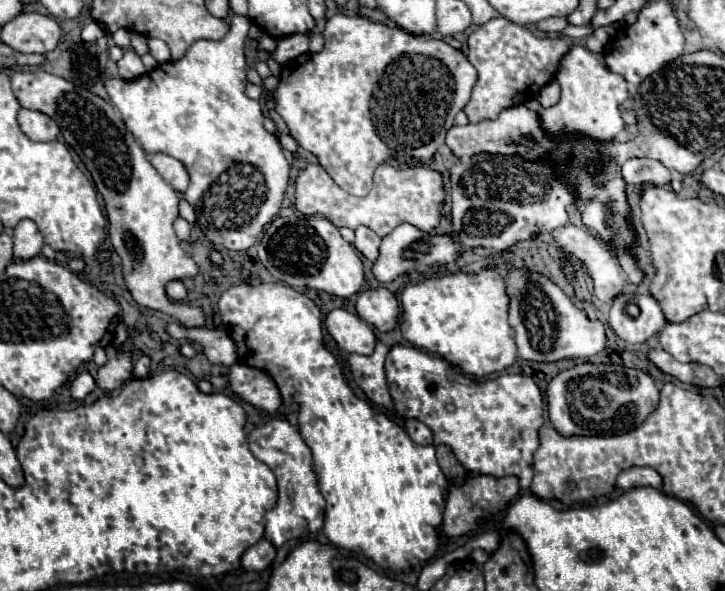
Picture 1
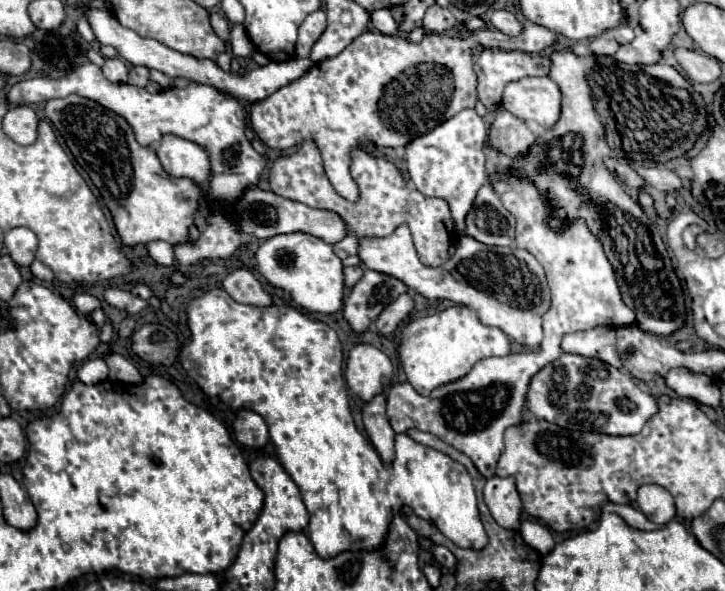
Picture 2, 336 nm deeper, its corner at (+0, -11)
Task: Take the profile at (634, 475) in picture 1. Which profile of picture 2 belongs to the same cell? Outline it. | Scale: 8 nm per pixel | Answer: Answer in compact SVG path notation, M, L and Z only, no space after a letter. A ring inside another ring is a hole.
M641 485L635 503L653 523L667 523L675 517L673 497L661 485Z

